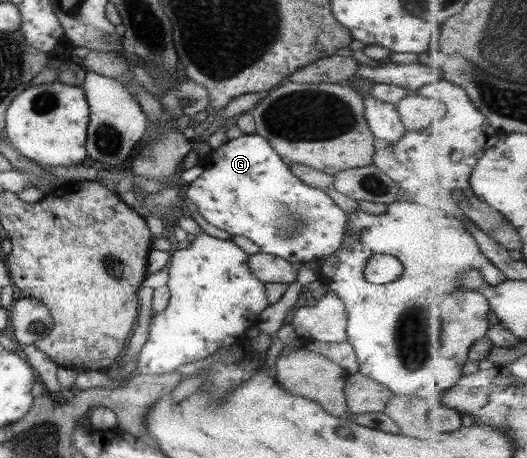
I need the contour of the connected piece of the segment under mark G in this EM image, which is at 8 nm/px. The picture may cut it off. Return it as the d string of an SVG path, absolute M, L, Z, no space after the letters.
M244 134L226 140L216 150L206 150L200 167L202 172L186 188L182 204L194 204L197 213L210 226L224 230L231 237L244 236L260 248L260 253L272 254L295 265L310 261L320 262L340 248L347 214L324 191L306 186L296 179L287 163L274 153L259 134Z

